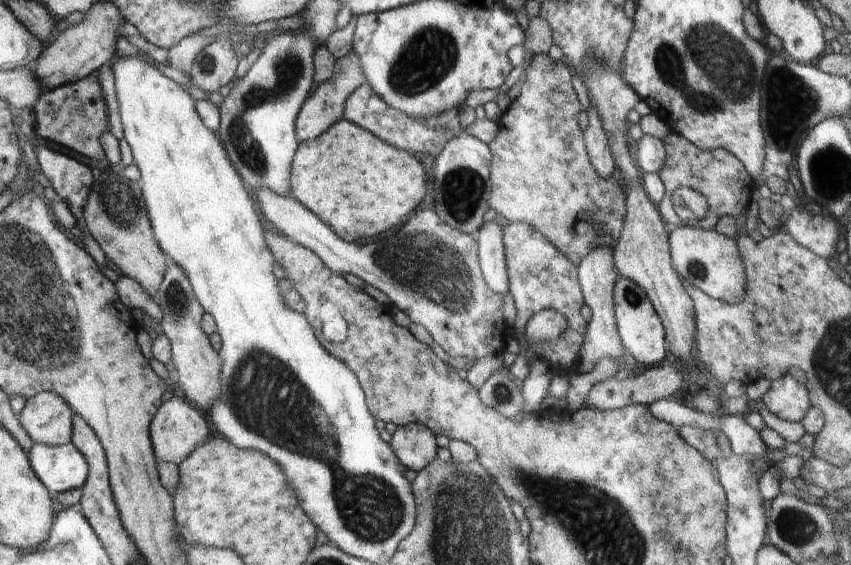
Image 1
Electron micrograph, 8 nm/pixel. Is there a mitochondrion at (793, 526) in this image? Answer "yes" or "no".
yes

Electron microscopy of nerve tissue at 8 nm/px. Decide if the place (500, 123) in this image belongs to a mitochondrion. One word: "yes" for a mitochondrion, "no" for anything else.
no

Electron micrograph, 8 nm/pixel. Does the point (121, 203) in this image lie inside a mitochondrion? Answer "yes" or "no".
yes

